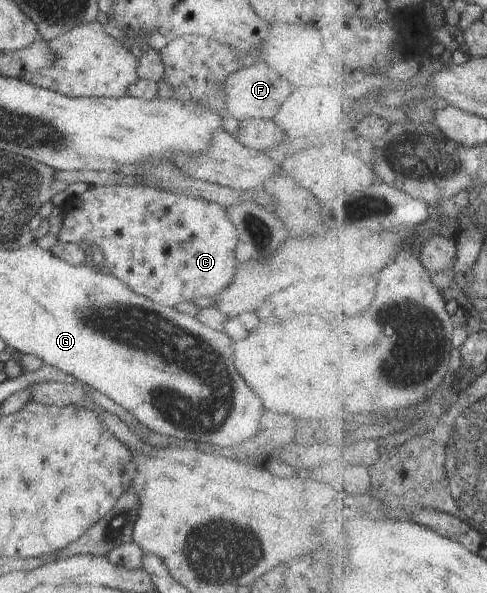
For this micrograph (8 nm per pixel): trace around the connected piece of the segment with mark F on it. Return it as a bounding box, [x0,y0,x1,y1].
[224,60,293,122]

